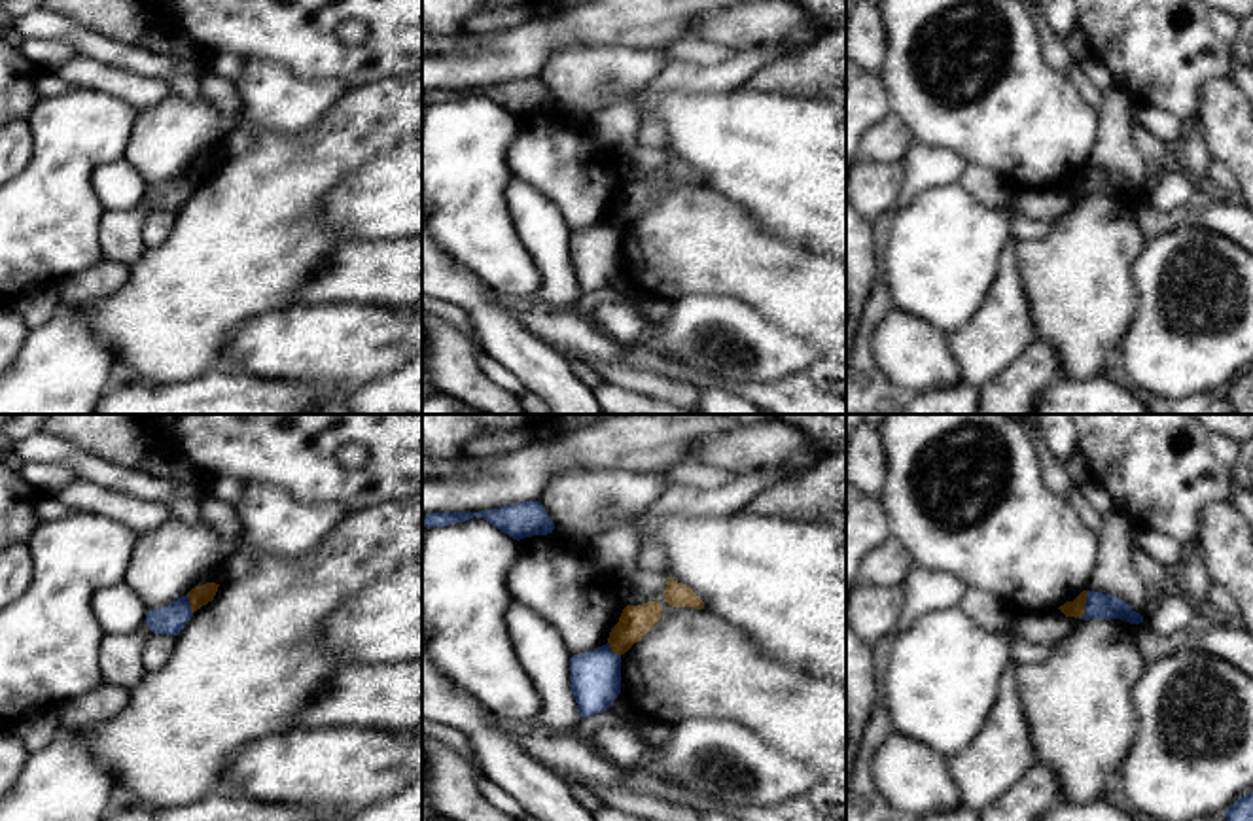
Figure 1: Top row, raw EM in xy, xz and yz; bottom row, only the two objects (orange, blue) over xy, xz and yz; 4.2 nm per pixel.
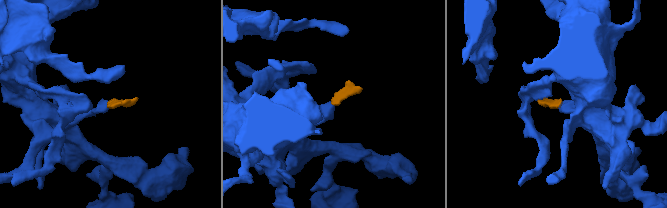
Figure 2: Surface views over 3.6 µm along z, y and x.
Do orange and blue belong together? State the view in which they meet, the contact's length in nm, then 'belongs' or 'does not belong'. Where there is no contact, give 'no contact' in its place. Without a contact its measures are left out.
contact in yz; length 130 nm; does not belong

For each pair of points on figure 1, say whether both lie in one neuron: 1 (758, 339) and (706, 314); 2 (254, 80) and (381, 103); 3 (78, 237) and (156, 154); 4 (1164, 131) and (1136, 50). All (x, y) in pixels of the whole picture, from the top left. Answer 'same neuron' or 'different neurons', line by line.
1: same neuron
2: different neurons
3: different neurons
4: different neurons

